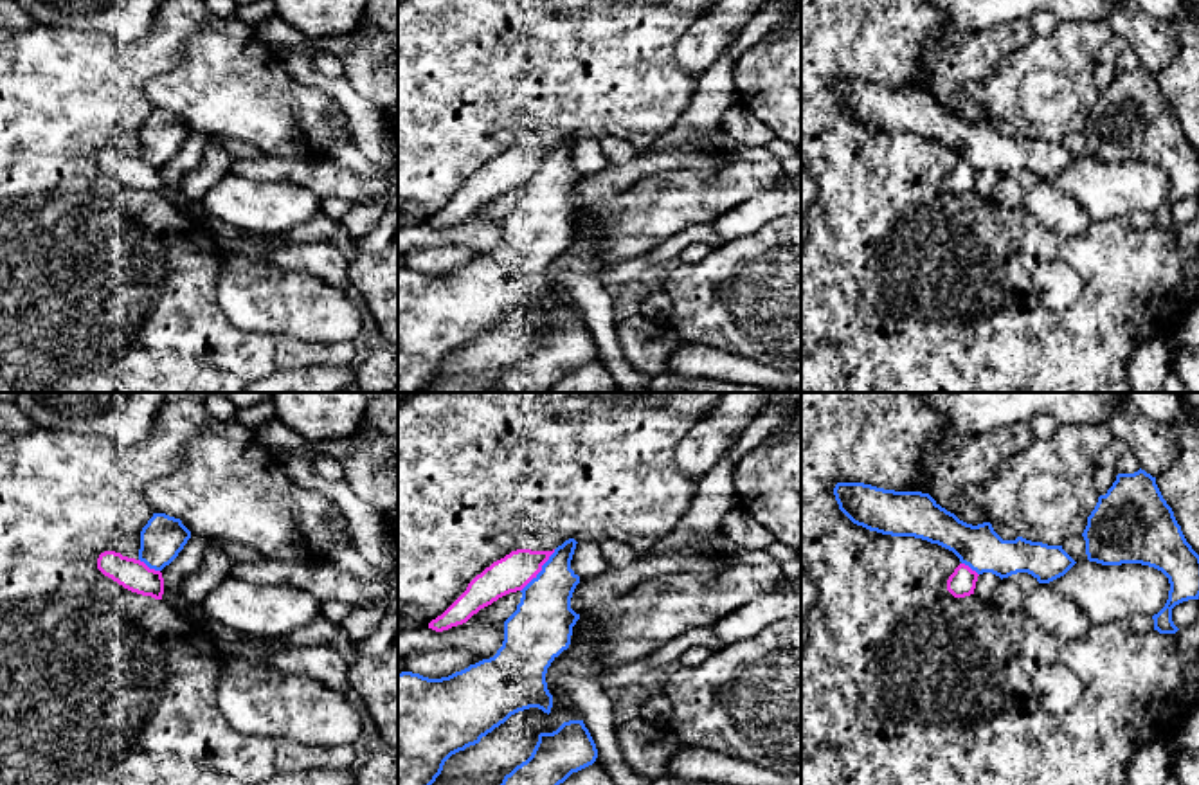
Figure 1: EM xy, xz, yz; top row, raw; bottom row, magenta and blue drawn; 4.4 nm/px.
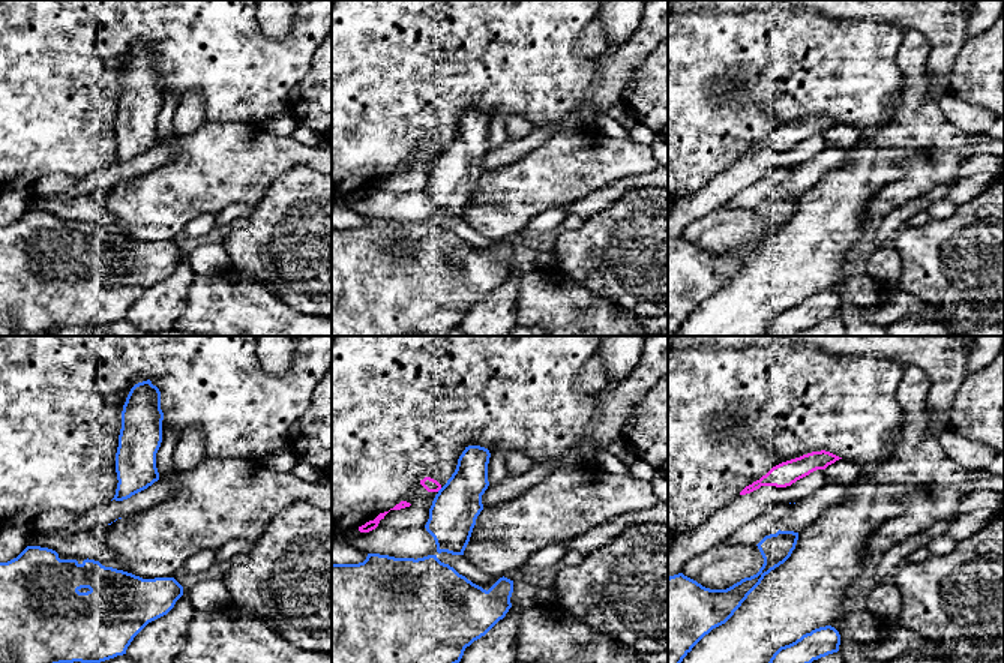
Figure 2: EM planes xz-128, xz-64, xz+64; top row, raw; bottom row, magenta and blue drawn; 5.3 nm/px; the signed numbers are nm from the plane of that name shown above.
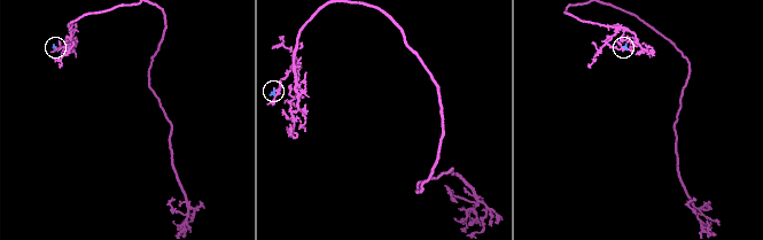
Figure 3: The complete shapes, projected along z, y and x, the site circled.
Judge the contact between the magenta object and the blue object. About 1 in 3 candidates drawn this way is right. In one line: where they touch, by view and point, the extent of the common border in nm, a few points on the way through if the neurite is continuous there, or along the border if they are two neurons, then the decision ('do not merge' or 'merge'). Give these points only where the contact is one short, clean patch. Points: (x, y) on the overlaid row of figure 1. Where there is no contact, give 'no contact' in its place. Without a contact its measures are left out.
xz (540, 569) | 240 nm | do not merge

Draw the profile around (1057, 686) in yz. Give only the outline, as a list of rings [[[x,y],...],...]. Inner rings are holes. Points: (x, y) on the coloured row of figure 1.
[[[1048,664],[1033,673],[1033,690],[1050,713],[1069,711],[1082,695],[1082,682],[1068,666]]]

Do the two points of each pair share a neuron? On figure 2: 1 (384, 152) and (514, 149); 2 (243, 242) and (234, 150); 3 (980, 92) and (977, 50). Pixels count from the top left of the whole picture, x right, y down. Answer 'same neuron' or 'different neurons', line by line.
1: different neurons
2: different neurons
3: same neuron

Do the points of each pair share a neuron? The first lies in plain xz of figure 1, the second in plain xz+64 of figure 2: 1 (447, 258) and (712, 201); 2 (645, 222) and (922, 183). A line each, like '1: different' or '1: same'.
1: different
2: same

